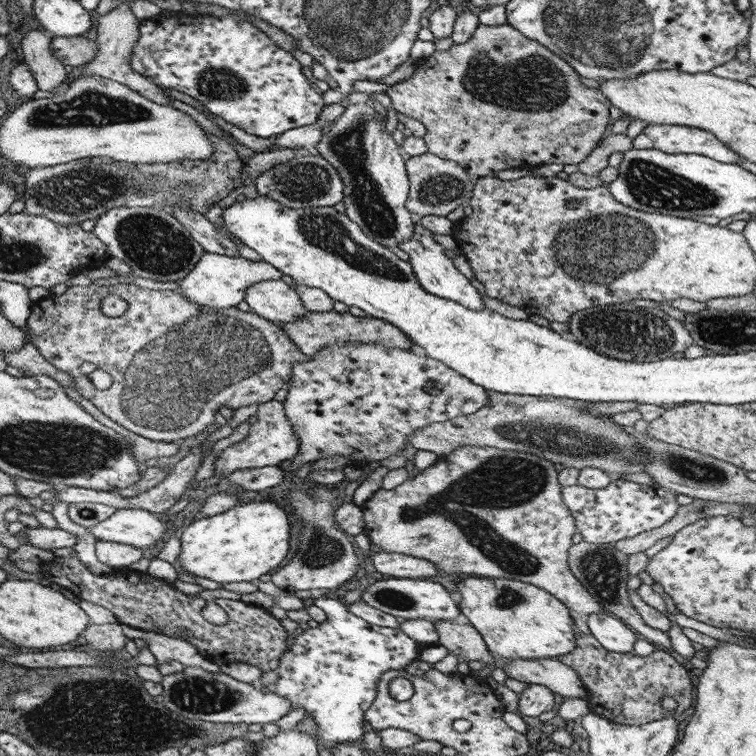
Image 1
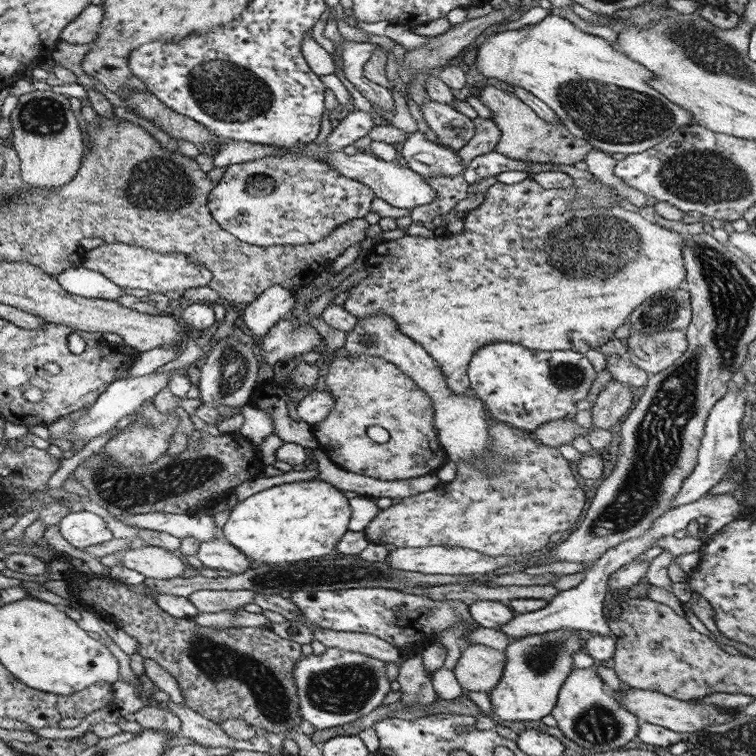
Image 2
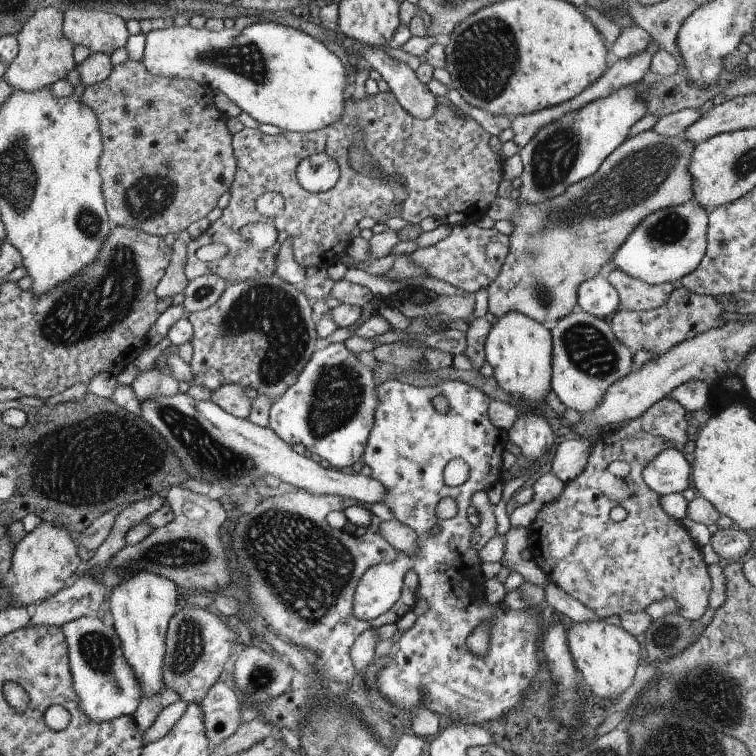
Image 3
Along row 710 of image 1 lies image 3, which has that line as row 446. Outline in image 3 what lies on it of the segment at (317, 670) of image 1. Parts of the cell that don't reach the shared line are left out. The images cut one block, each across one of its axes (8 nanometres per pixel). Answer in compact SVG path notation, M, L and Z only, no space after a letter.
M332 343L322 350L317 350L305 363L297 380L269 408L268 427L273 434L284 440L288 445L303 444L307 456L327 462L333 467L351 466L362 458L366 438L372 427L373 411L378 403L374 395L375 383L371 372L361 361L357 360L351 351L342 343Z

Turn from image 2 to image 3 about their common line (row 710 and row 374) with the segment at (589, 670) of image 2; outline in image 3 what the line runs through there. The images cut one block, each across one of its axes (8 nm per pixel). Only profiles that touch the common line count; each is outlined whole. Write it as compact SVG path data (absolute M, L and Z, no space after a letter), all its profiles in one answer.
M586 312L569 313L550 327L552 340L550 388L566 408L579 414L592 411L606 388L631 371L632 352L617 340L608 320Z

